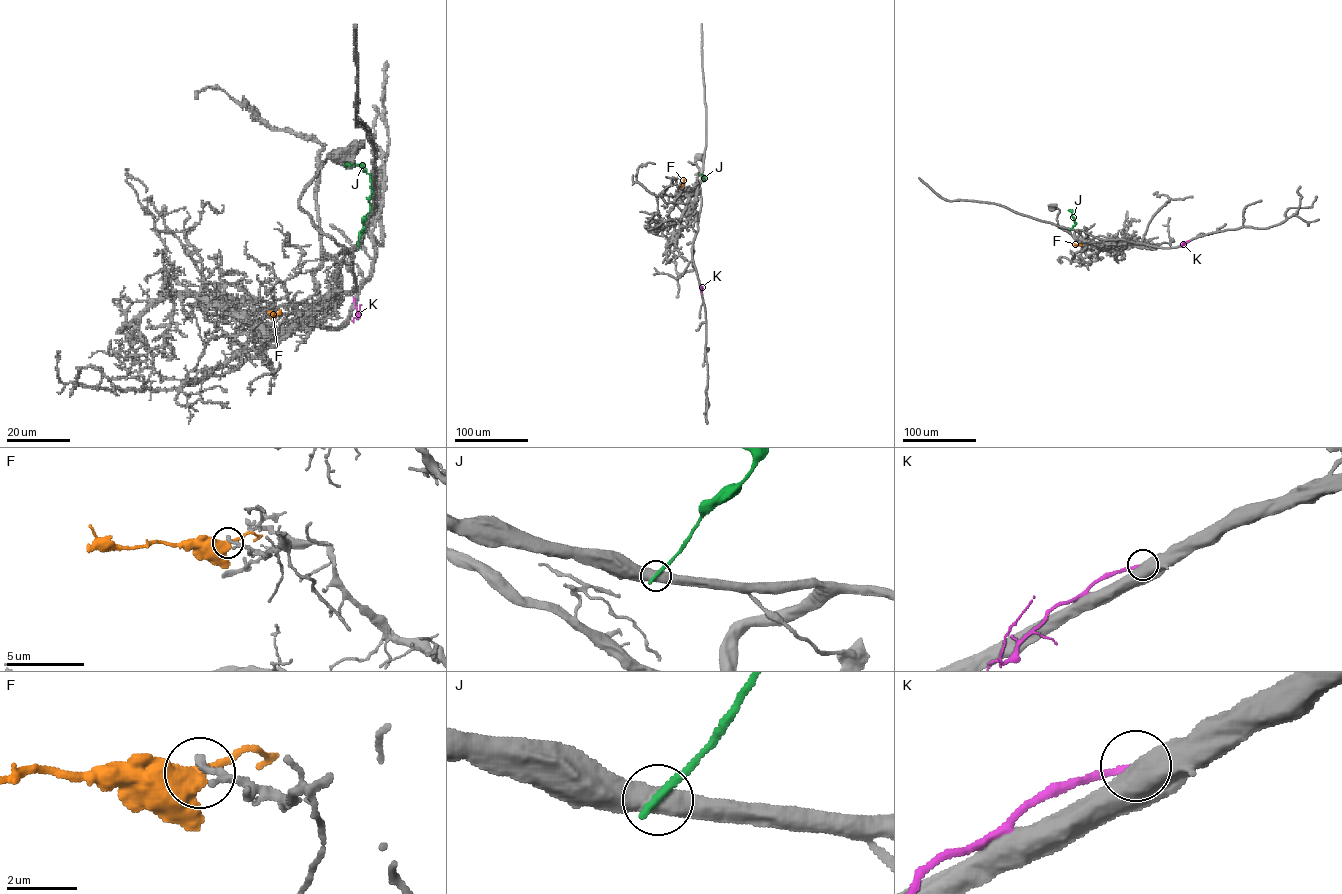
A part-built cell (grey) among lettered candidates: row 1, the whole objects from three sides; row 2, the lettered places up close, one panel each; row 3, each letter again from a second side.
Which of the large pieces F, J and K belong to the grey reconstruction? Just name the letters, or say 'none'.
none

